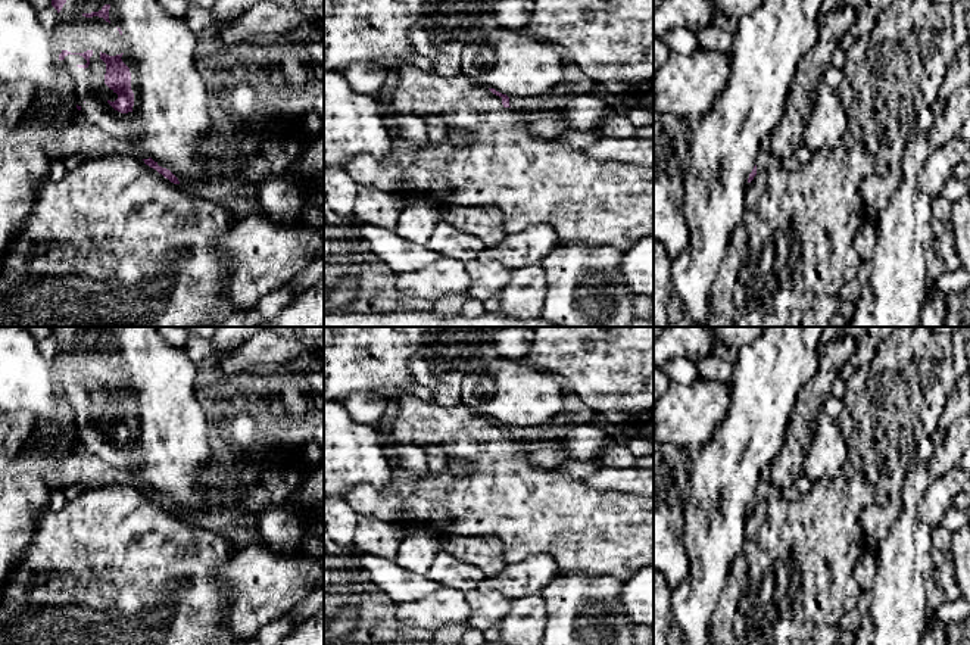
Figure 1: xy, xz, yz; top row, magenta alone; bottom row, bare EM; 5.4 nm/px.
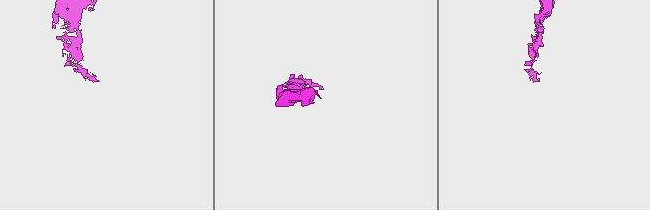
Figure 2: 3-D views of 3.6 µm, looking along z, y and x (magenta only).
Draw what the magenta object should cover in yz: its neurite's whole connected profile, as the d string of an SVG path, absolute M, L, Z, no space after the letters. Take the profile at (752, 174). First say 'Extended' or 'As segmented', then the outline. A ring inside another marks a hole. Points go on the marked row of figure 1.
Extended. M762 0L751 15L737 19L732 37L730 80L715 99L701 127L690 134L692 163L684 178L684 212L689 227L687 247L671 262L673 290L680 296L693 327L707 327L711 314L711 293L721 261L732 243L732 236L745 218L745 191L757 175L760 141L770 135L780 121L798 63L815 47L821 28L823 0Z

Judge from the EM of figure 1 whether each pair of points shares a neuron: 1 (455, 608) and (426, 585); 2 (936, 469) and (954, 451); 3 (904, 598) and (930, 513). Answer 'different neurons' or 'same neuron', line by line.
1: different neurons
2: same neuron
3: different neurons

